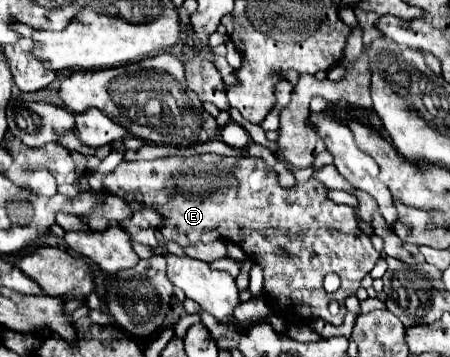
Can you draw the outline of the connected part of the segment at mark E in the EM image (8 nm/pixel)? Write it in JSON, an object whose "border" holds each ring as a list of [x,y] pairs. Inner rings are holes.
{"border":[[[197,155],[197,157],[165,157],[153,161],[123,161],[115,171],[105,175],[103,187],[111,193],[127,199],[129,207],[137,211],[139,207],[155,209],[163,215],[161,233],[165,239],[179,243],[181,247],[201,241],[209,243],[223,239],[239,245],[253,263],[263,269],[265,299],[269,307],[279,313],[285,323],[309,323],[311,319],[323,319],[333,325],[341,325],[345,315],[345,299],[355,295],[361,287],[361,279],[375,267],[381,257],[373,249],[371,239],[357,227],[353,217],[353,207],[337,205],[327,199],[327,189],[317,179],[297,183],[293,189],[279,187],[277,175],[261,159],[251,157],[221,157],[221,155]],[[327,273],[337,273],[341,277],[341,289],[335,293],[323,291],[323,277]],[[337,301],[341,311],[331,313],[329,303]]]}

